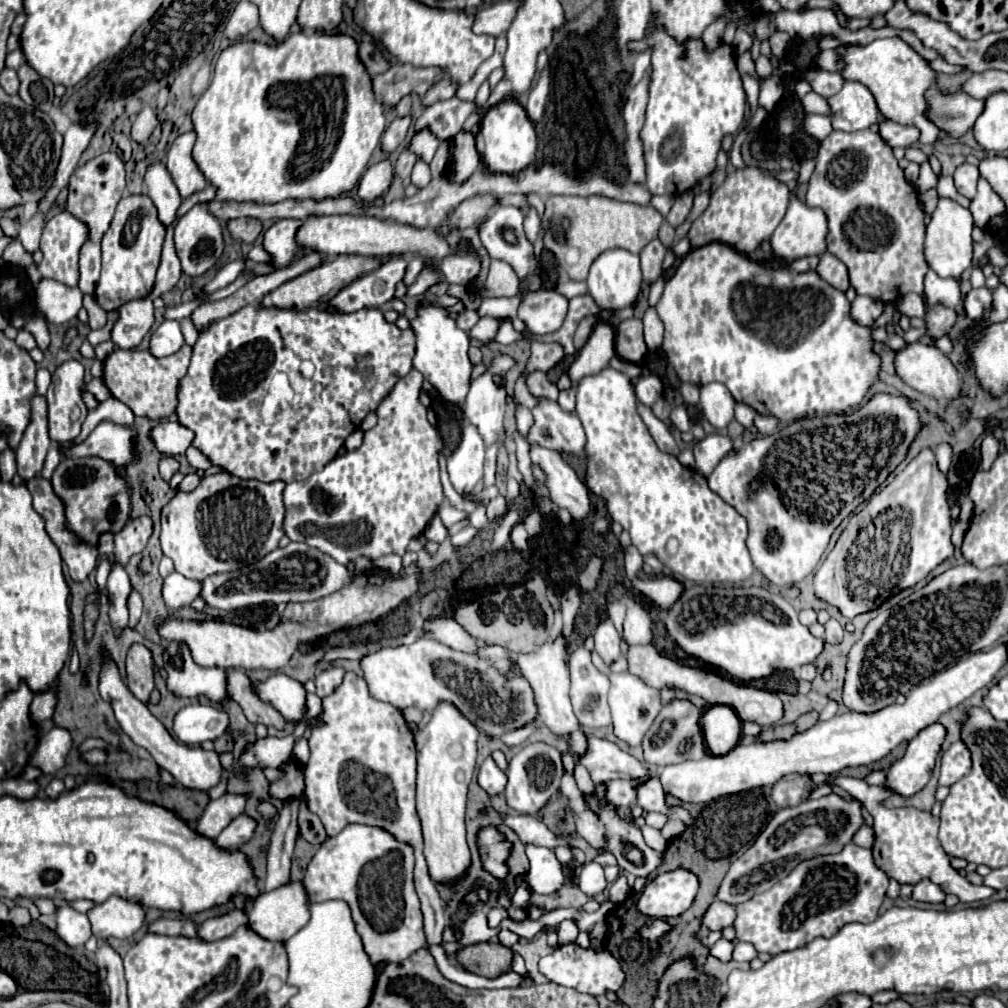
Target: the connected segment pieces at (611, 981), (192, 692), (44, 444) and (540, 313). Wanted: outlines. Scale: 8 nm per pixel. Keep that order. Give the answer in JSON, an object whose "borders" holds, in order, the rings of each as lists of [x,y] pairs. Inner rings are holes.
{"borders":[[[[578,944],[558,946],[552,954],[548,954],[546,958],[540,960],[540,972],[554,984],[574,988],[578,992],[586,992],[592,996],[604,994],[606,990],[616,992],[624,984],[624,972],[618,966],[618,960],[608,950],[592,952],[592,950],[580,948]]],[[[164,642],[166,686],[178,698],[206,696],[212,704],[230,700],[226,672],[220,668],[202,668],[192,660],[184,642]]],[[[34,394],[30,400],[30,422],[28,422],[24,436],[20,440],[20,446],[16,450],[18,474],[24,482],[30,480],[32,476],[40,474],[48,448],[50,448],[50,438],[48,438],[46,398],[40,394]]],[[[540,290],[532,292],[528,300],[520,302],[518,318],[526,322],[528,330],[534,334],[548,334],[556,332],[568,312],[568,298],[558,294],[556,290]]]]}

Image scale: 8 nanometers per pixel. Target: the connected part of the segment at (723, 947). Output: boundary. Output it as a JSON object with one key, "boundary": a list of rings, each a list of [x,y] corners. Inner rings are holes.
{"boundary":[[[720,938],[714,946],[710,946],[710,954],[712,956],[716,956],[716,958],[720,958],[722,962],[728,962],[728,960],[732,960],[732,942],[730,940],[724,940],[724,938]]]}

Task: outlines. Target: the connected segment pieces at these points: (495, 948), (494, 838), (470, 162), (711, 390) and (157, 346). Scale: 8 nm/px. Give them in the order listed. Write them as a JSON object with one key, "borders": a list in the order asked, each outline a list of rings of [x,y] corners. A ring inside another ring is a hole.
{"borders":[[[[474,944],[466,946],[458,952],[460,964],[474,974],[486,976],[486,978],[498,978],[504,972],[510,972],[514,952],[512,948],[506,948],[502,944]]],[[[484,826],[478,830],[476,836],[476,846],[480,854],[482,868],[492,874],[496,880],[504,882],[508,876],[508,856],[512,850],[512,844],[504,836],[504,832],[498,830],[498,826]]],[[[460,132],[452,140],[452,162],[450,172],[454,174],[456,182],[464,182],[470,174],[478,168],[478,152],[474,146],[474,136],[470,132]]],[[[706,384],[700,388],[700,410],[702,416],[714,428],[726,428],[734,418],[734,400],[728,396],[728,388],[724,384]]],[[[164,320],[152,332],[148,352],[156,358],[162,358],[162,356],[170,356],[170,354],[178,352],[182,344],[184,344],[184,336],[182,336],[180,324],[176,320]]]]}

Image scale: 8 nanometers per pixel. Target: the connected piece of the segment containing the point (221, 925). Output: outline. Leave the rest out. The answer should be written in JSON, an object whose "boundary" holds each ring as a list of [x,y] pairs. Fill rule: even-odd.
{"boundary":[[[232,910],[224,916],[216,916],[216,918],[208,918],[206,922],[202,922],[198,926],[198,938],[204,940],[204,942],[214,942],[214,940],[220,940],[220,938],[226,938],[230,936],[238,926],[244,926],[248,924],[246,920],[246,912],[240,912],[240,910]]]}

